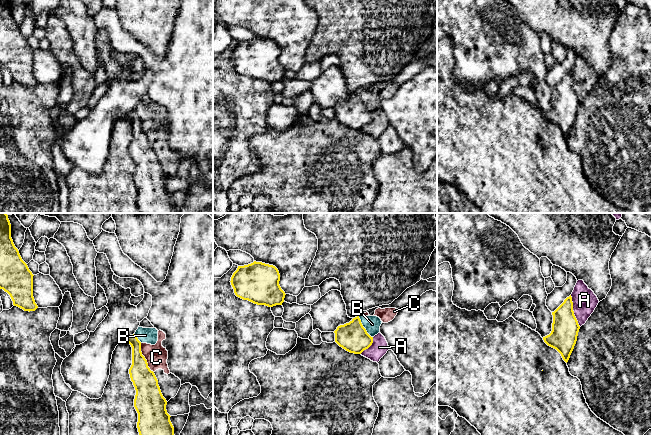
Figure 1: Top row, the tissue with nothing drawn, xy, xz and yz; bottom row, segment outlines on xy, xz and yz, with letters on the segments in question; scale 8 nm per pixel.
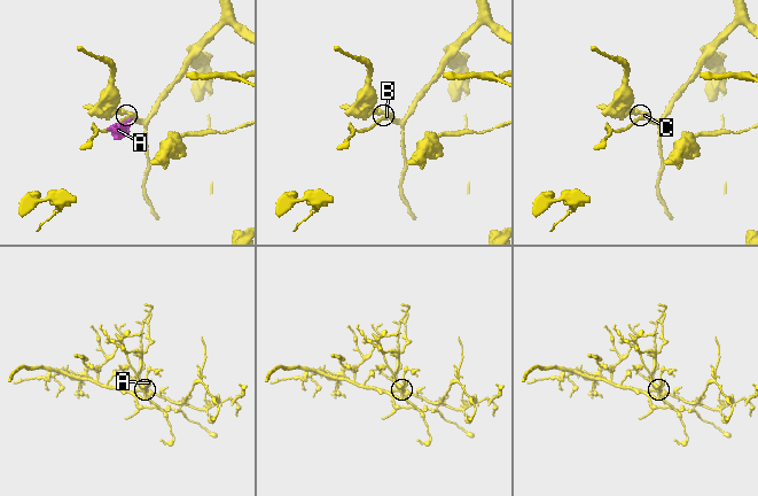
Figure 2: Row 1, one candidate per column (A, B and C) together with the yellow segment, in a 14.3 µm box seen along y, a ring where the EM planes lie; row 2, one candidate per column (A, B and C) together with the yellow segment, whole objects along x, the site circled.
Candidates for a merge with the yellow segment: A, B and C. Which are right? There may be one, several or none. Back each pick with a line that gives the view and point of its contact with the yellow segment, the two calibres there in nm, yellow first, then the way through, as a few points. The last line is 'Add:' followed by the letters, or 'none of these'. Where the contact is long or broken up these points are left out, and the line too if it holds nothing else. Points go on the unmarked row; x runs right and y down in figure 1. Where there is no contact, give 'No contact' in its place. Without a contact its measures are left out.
Add: none of these

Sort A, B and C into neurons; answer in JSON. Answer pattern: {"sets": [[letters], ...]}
{"sets": [["A", "B", "C"]]}

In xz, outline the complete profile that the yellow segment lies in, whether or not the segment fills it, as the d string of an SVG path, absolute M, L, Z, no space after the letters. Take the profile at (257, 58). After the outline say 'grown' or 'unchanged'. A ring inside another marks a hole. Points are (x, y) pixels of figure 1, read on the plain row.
M254 37L238 42L230 58L237 73L257 81L273 83L282 81L286 71L279 57L280 50L275 42Z | unchanged

